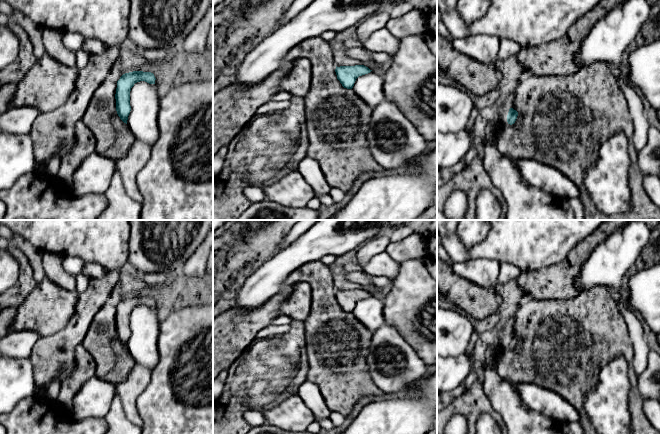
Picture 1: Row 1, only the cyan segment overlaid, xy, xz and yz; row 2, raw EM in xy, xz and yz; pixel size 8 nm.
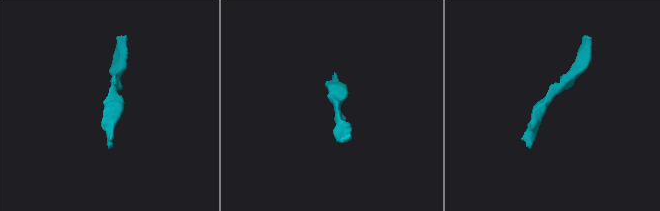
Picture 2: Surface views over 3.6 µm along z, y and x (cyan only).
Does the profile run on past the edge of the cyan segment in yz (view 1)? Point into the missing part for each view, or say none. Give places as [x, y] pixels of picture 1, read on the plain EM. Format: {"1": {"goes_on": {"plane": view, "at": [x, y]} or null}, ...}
{"1": {"goes_on": null}}

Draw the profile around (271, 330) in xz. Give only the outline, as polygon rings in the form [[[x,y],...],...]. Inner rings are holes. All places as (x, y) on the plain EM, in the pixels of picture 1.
[[[270,324],[266,326],[265,328],[261,329],[257,334],[256,338],[261,339],[261,338],[268,338],[268,337],[273,337],[278,334],[285,334],[291,329],[291,325],[275,325],[275,324]]]

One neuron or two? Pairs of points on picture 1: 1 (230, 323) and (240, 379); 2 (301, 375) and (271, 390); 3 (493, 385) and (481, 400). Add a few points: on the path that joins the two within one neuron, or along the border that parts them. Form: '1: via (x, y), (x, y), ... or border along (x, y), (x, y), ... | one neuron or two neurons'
1: border along (252, 341), (228, 368) | two neurons
2: via (294, 375), (286, 375), (278, 383) | one neuron
3: border along (480, 380), (490, 405), (499, 414) | two neurons

